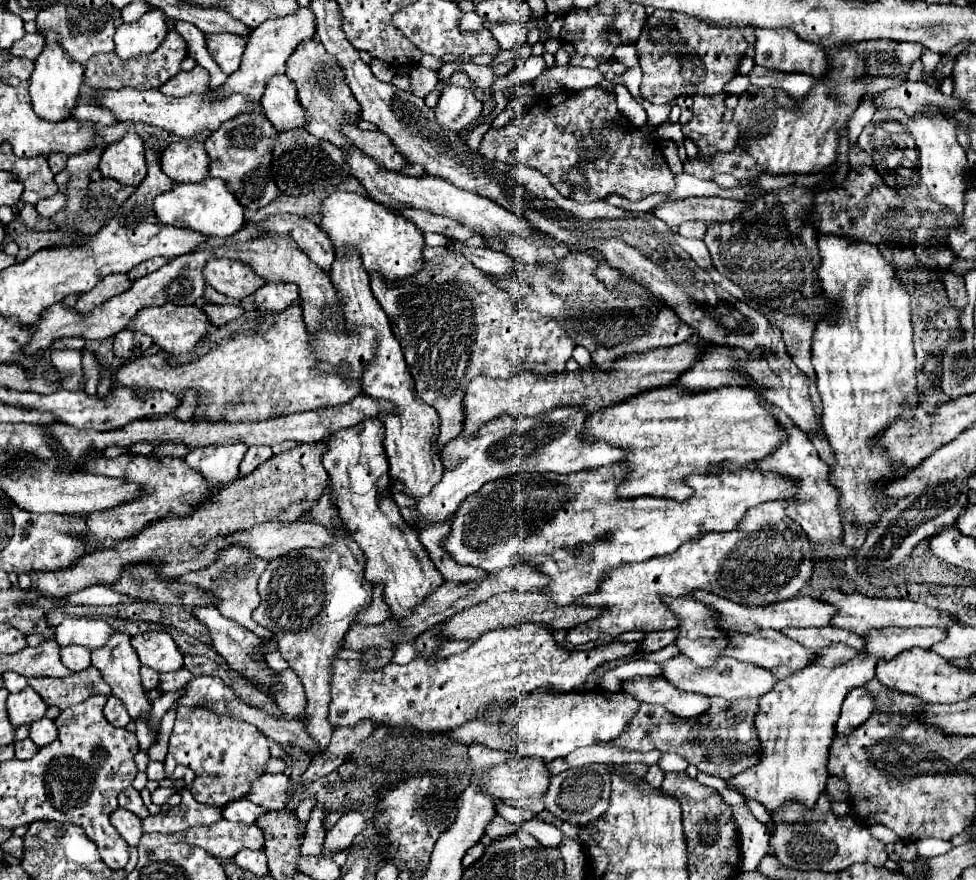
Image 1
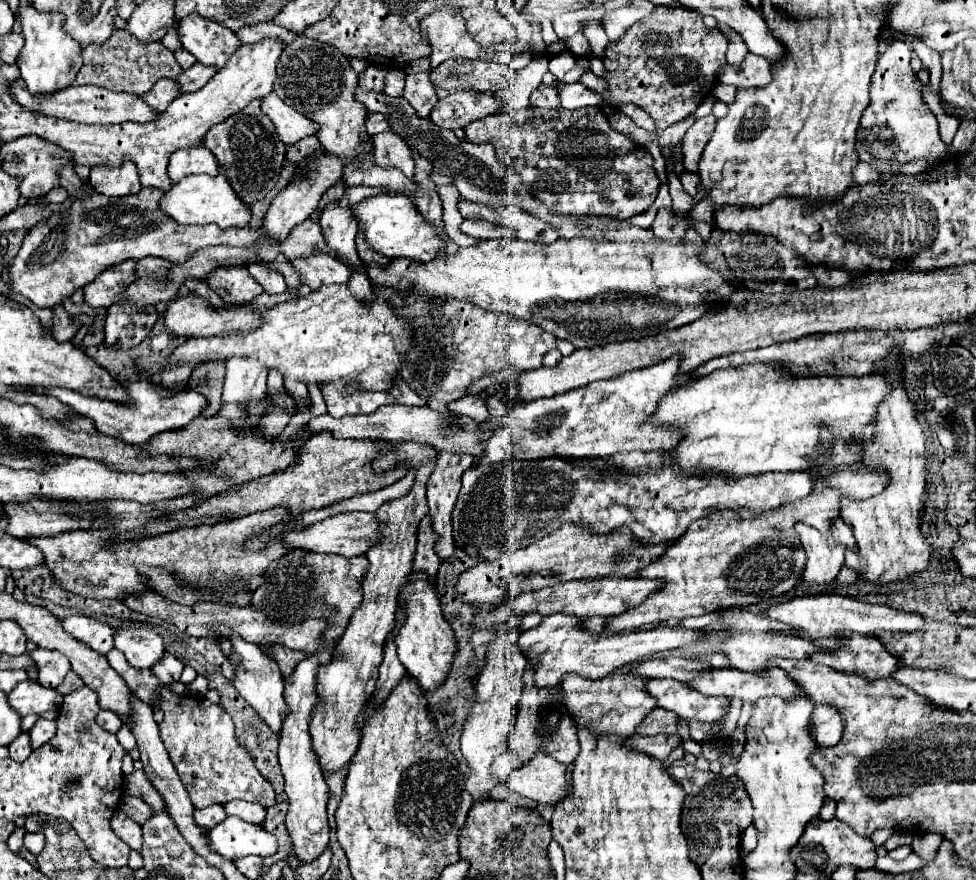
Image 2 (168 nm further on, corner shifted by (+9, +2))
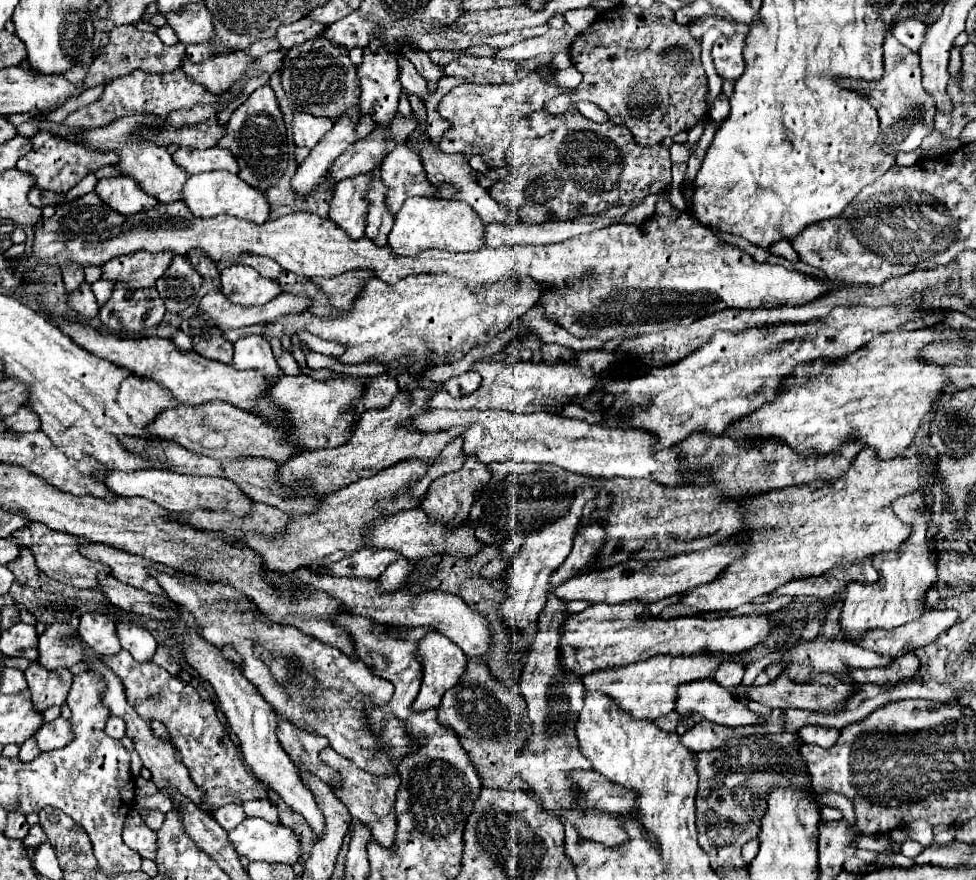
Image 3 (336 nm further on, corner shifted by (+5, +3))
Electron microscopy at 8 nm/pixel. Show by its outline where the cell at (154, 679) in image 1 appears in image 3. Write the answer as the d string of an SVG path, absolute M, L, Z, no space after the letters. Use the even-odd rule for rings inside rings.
M119 651L113 657L101 657L101 661L121 679L129 705L133 705L143 719L159 719L167 725L173 745L181 751L183 765L189 769L193 783L205 791L205 809L215 811L229 803L267 797L267 787L249 771L249 767L245 767L239 749L215 713L215 705L203 701L191 683L169 675L153 661L139 663L127 651Z

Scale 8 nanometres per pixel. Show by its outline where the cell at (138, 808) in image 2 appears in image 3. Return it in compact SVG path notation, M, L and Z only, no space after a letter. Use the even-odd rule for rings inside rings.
M145 809L145 811L141 811L141 817L143 817L143 821L145 821L153 831L157 831L159 825L163 825L163 821L165 821L165 813L155 811L155 809Z

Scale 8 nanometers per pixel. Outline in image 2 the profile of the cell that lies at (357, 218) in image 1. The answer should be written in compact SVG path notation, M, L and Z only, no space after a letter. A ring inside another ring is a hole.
M381 194L359 202L351 208L353 218L359 222L359 228L365 236L365 242L377 254L387 258L409 258L413 262L431 262L439 250L443 250L443 242L435 238L435 230L415 214L415 206L409 198L399 198L399 194Z

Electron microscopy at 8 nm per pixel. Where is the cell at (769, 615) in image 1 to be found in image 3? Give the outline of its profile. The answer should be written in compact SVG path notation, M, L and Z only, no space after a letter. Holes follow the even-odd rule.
M929 609L927 613L923 613L923 617L919 617L919 621L911 621L893 631L879 629L875 633L867 633L863 647L873 649L879 655L901 657L909 651L937 641L937 637L951 629L957 621L959 613L953 609Z

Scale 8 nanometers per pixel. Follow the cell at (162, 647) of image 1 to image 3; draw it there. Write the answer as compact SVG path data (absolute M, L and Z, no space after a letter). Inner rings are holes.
M121 621L117 625L119 625L117 633L119 633L121 647L125 651L129 651L133 655L133 659L147 661L153 657L153 653L157 649L157 641L147 629L143 629L135 623L129 623L129 621Z

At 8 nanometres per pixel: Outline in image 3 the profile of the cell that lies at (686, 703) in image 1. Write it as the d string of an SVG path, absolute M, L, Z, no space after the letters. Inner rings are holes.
M693 681L693 683L687 683L687 685L679 685L677 689L679 697L677 697L677 707L675 711L679 715L683 713L699 713L703 715L703 719L711 721L711 723L717 723L717 725L725 725L725 727L743 727L743 725L761 725L765 723L765 717L753 713L745 703L741 703L733 693L729 693L727 689L723 689L717 681Z

